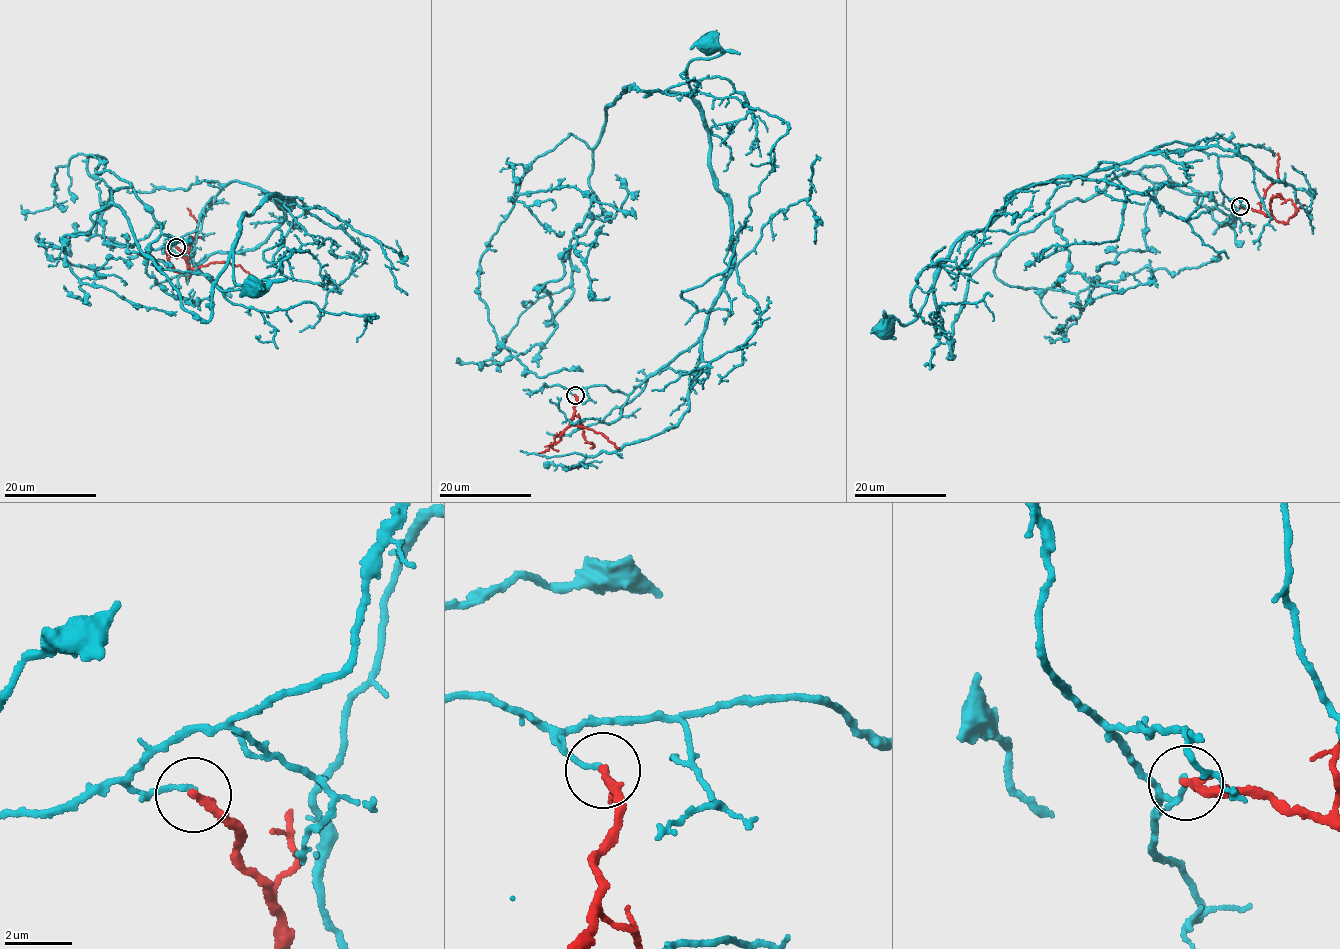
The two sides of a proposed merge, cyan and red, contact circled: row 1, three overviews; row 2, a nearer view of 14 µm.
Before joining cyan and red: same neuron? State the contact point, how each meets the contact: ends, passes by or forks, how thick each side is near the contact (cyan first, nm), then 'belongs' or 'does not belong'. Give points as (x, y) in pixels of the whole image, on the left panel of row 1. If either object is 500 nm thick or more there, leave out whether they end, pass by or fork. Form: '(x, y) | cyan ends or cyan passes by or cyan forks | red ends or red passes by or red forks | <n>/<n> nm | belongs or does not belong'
(176, 247) | cyan ends | red ends | 130/280 nm | does not belong

